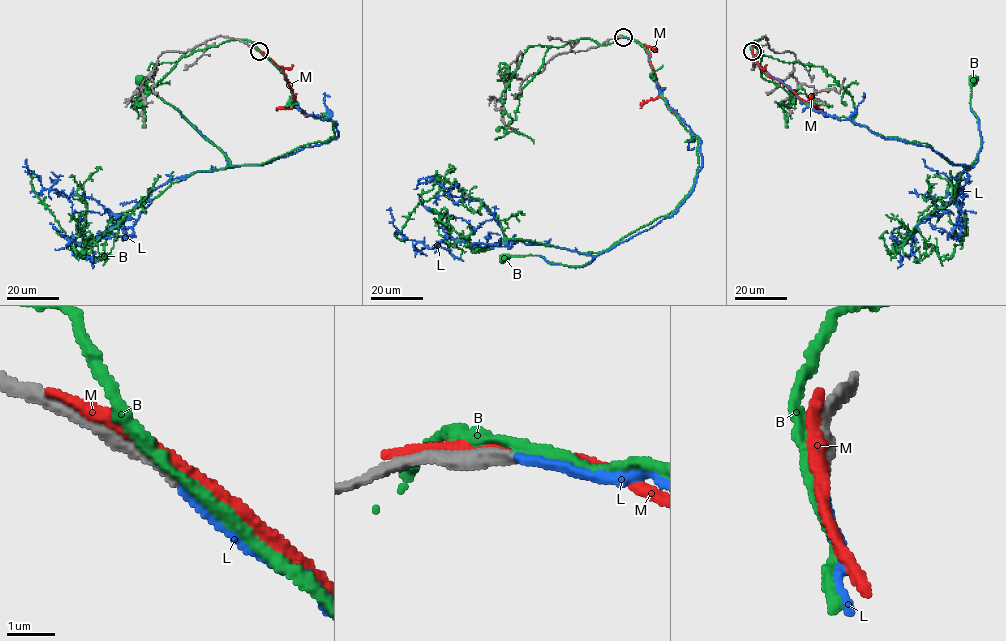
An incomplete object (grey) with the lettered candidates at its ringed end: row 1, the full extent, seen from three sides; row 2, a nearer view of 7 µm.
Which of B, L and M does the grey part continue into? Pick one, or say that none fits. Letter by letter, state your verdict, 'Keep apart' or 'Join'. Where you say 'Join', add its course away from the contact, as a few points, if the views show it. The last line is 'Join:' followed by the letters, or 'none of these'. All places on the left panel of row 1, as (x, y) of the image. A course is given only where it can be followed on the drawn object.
B: Keep apart
L: Join. Its course: (259, 51), (335, 138), (168, 180), (133, 232), (109, 238), (82, 236), (26, 159)
M: Keep apart
Join: L

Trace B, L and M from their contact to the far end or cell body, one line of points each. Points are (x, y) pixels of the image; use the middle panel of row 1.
B: (622, 37), (648, 52), (698, 139), (678, 207), (586, 253), (508, 238), (457, 186), (418, 203), (405, 242)
L: (623, 37), (700, 139), (670, 216), (589, 255), (450, 235), (429, 248), (390, 207)
M: (620, 37), (644, 44), (650, 55), (650, 63), (660, 96), (646, 101), (640, 108)

